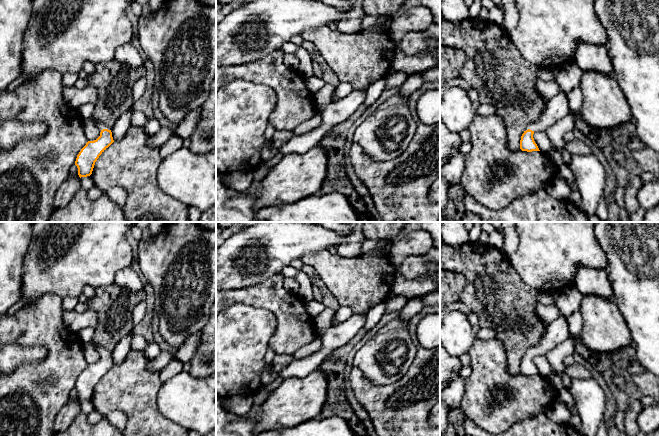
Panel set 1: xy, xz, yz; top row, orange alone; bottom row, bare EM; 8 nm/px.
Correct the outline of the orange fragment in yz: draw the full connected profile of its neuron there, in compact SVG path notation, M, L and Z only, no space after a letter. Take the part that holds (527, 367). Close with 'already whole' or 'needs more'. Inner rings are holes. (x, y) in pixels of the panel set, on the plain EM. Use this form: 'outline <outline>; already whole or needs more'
outline M560 315L546 329L540 343L531 347L529 353L524 355L520 364L520 373L522 375L532 376L540 375L534 365L533 358L536 355L545 355L548 351L555 348L558 344L564 342L571 336L567 320Z; needs more

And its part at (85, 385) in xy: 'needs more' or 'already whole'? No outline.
needs more

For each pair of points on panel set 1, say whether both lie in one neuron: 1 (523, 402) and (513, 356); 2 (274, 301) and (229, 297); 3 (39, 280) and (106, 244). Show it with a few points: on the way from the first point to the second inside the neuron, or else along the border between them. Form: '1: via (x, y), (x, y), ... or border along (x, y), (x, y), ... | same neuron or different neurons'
1: border along (506, 353), (507, 369), (512, 374), (517, 375) | different neurons
2: via (263, 297), (240, 297) | same neuron
3: via (56, 266), (64, 261), (81, 244), (89, 244) | same neuron

